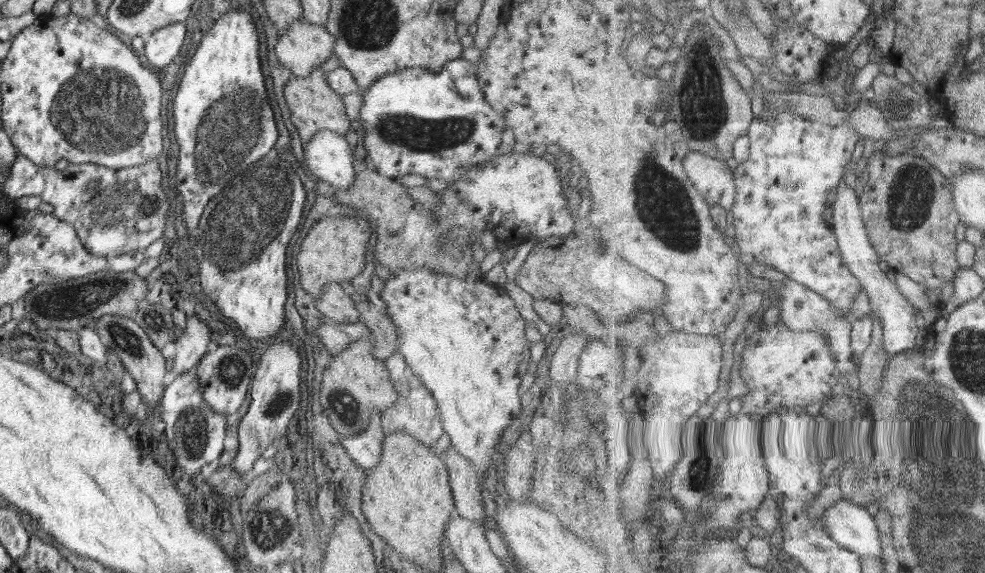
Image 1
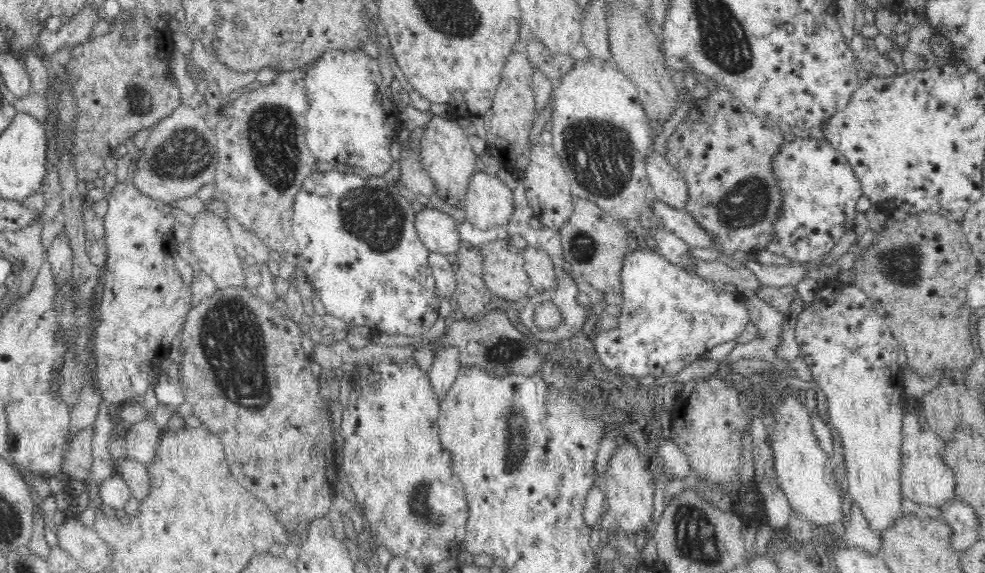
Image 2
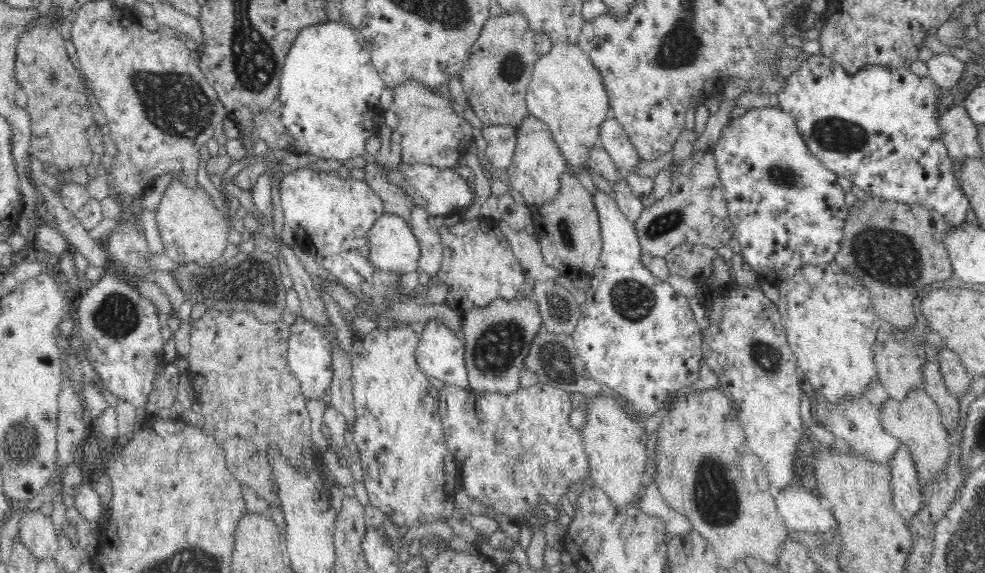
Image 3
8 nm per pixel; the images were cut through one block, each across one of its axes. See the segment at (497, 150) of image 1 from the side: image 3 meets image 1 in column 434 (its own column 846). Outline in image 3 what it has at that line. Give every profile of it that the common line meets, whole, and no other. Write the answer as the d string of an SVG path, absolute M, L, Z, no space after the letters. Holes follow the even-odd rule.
M822 54L812 55L809 59L804 60L798 69L786 78L784 90L778 92L776 97L778 106L795 119L796 127L798 127L802 139L804 139L804 142L808 145L808 149L810 149L810 151L820 159L820 162L824 163L832 172L846 177L853 184L856 184L856 186L859 186L862 190L871 195L880 196L880 198L886 200L904 201L906 204L910 205L922 205L925 209L934 209L954 226L963 222L969 206L968 197L966 197L964 191L960 189L958 175L954 173L954 162L950 154L948 154L948 149L946 149L944 141L942 141L942 133L939 125L941 116L940 112L938 112L938 104L940 104L940 98L942 98L940 89L941 86L936 84L936 81L930 78L928 74L926 77L922 78L912 73L910 69L906 67L892 68L882 65L864 65L855 73L850 73L847 72L839 62Z

